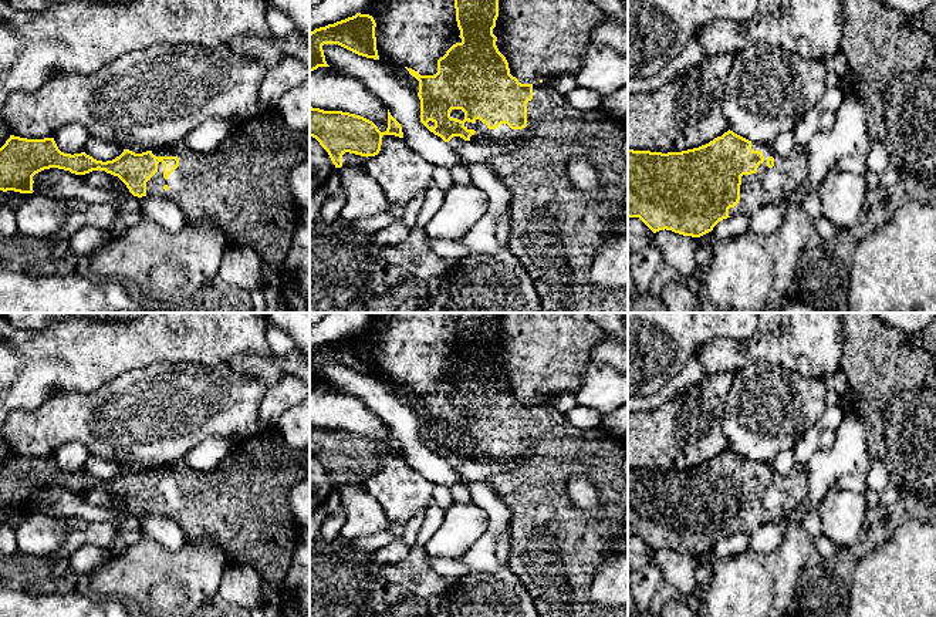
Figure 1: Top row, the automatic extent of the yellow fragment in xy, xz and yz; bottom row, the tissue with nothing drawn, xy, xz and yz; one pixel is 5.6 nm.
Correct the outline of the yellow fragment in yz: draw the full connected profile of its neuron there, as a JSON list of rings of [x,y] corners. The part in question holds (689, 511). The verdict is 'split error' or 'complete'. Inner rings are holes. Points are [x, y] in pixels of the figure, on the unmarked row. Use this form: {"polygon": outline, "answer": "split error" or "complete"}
{"polygon": [[[730,448],[706,463],[682,471],[628,468],[628,536],[639,536],[653,552],[666,547],[700,556],[723,537],[734,533],[751,536],[763,525],[787,517],[802,505],[807,493],[804,466],[797,465],[790,473],[780,475],[771,465],[751,461]]], "answer": "split error"}

